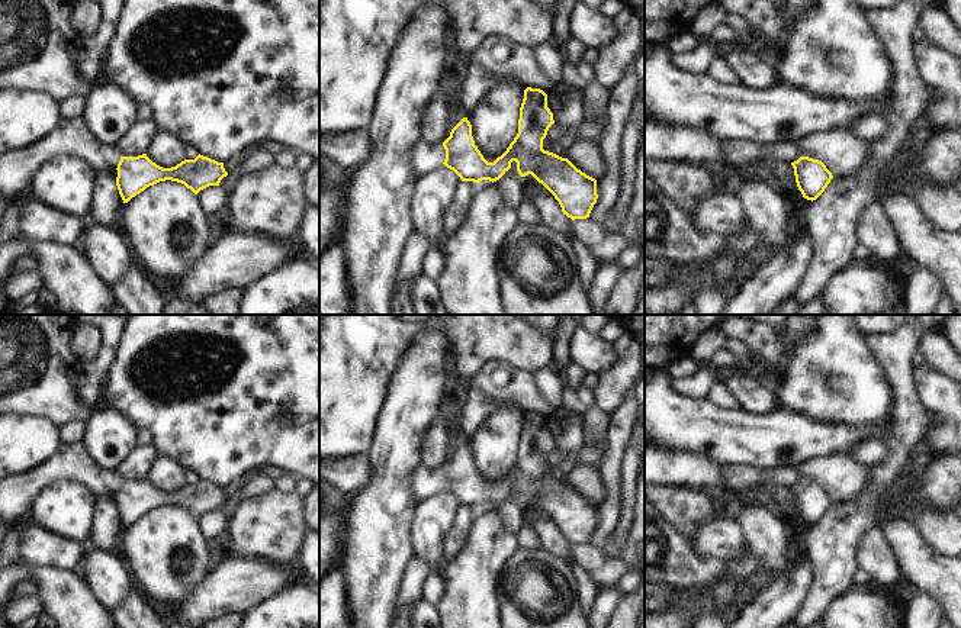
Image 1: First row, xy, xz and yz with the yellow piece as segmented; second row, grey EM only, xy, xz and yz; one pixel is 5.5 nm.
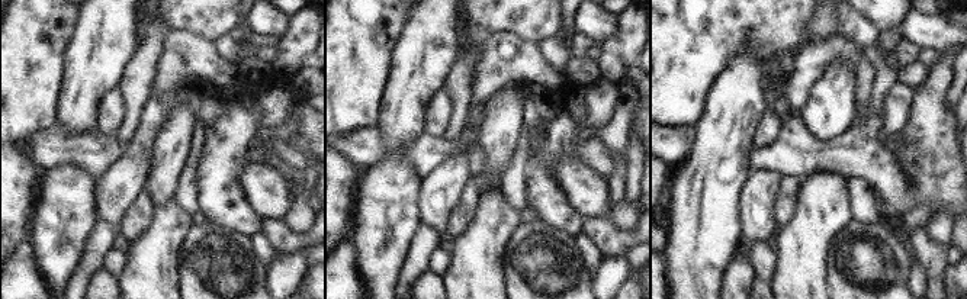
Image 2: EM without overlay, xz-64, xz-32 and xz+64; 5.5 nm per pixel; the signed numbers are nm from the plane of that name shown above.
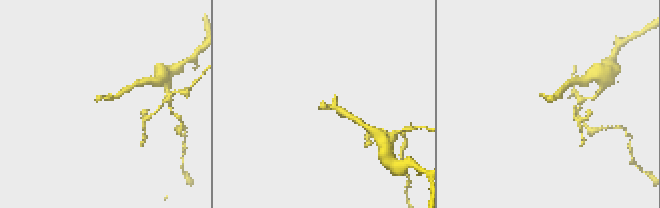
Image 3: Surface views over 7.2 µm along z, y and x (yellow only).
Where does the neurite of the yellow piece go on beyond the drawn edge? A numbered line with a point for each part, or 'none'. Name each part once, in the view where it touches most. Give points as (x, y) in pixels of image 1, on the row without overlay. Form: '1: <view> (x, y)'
1: xz (423, 483)

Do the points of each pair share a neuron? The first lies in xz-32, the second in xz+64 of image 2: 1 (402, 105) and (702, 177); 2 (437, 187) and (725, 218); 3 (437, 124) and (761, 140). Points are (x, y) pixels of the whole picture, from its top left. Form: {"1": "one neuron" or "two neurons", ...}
{"1": "one neuron", "2": "two neurons", "3": "one neuron"}

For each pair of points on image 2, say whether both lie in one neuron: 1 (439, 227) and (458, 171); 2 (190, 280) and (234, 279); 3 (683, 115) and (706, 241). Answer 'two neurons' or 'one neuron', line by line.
1: one neuron
2: one neuron
3: two neurons

